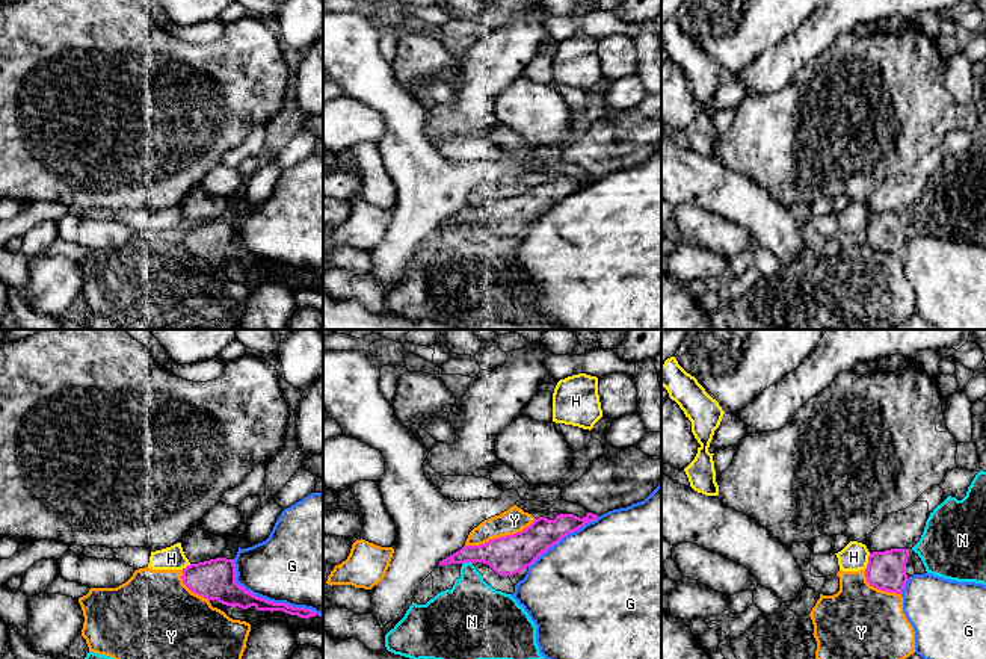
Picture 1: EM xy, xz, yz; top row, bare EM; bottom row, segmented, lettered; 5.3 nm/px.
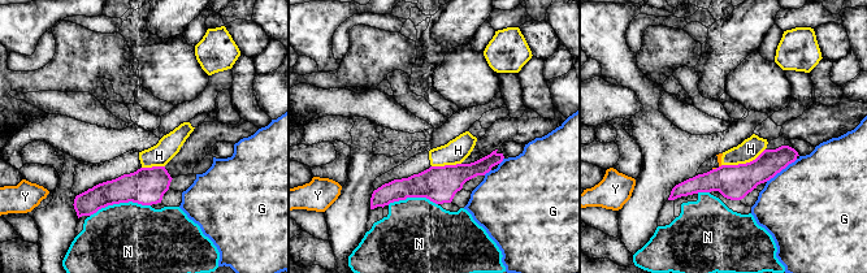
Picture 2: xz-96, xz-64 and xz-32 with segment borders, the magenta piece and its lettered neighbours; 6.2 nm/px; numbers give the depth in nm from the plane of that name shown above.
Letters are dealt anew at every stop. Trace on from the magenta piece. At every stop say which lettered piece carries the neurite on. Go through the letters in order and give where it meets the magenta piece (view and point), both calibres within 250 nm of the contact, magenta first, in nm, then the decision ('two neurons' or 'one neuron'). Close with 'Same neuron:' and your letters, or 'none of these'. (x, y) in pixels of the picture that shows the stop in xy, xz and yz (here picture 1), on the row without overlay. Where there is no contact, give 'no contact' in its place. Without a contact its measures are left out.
G: xy (268, 262) | 150/440 nm | two neurons
H: yz (868, 222) | 200/150 nm | two neurons
N: xz (467, 222) | 220/300 nm | two neurons
Y: xz (500, 198) | 220/130 nm | two neurons
Same neuron: none of these

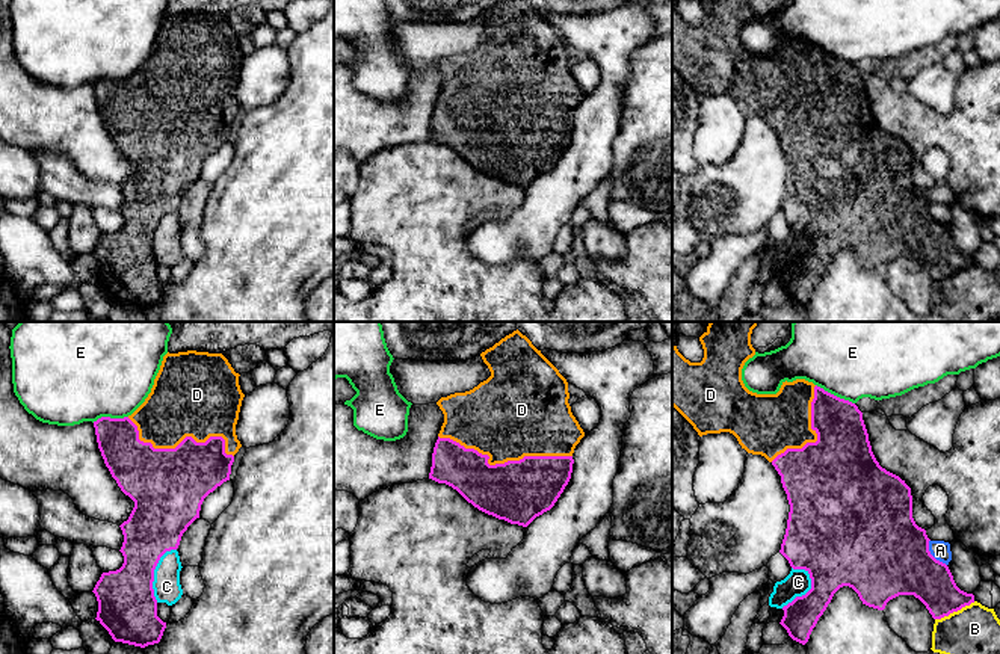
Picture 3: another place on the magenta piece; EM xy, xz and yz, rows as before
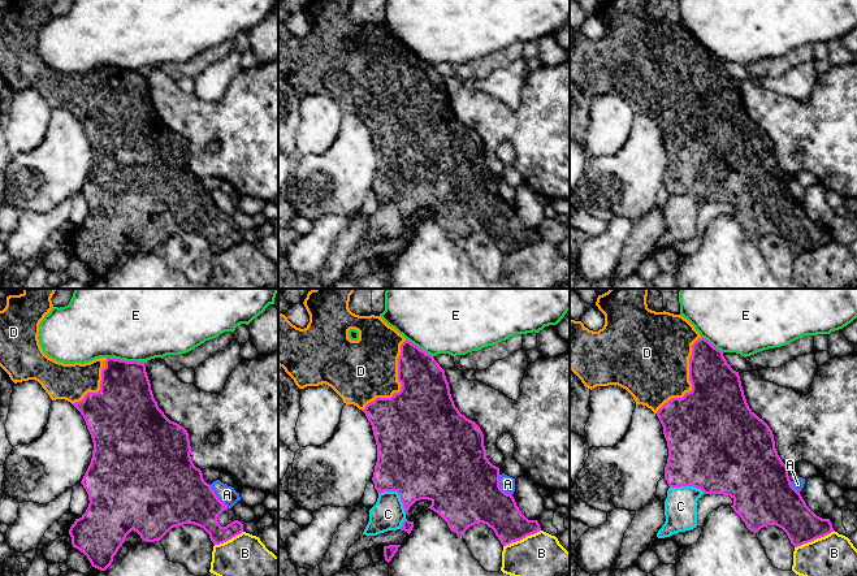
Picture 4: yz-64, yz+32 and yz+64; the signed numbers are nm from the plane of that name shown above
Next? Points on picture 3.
A: yz (931, 216) | 460/100 nm | two neurons
B: yz (955, 272) | 240/300 nm | two neurons
C: yz (805, 256) | 320/140 nm | two neurons
D: xz (502, 126) | 340/460 nm | one neuron
E: yz (836, 58) | 280/320 nm | two neurons
Same neuron: D

